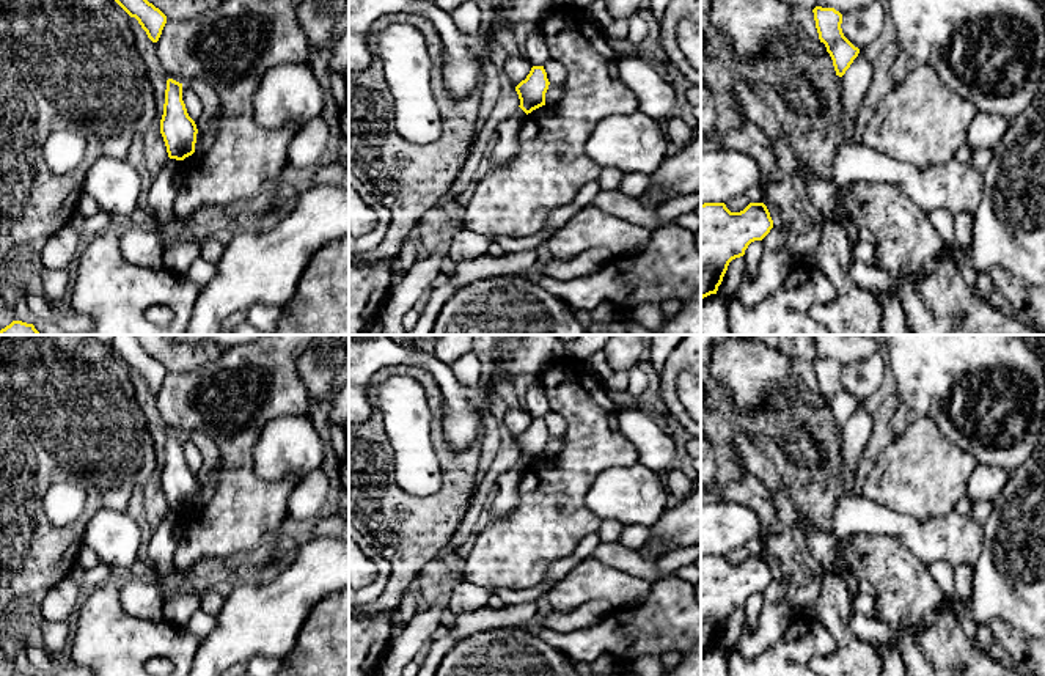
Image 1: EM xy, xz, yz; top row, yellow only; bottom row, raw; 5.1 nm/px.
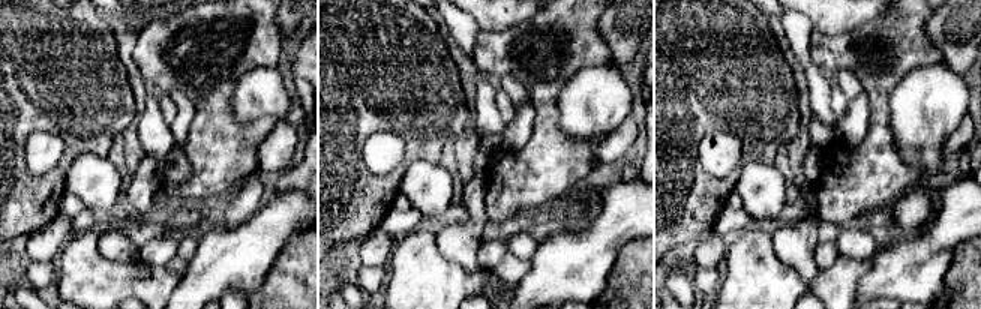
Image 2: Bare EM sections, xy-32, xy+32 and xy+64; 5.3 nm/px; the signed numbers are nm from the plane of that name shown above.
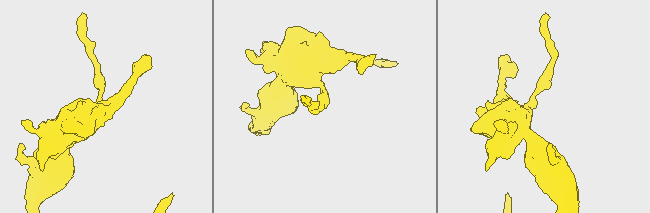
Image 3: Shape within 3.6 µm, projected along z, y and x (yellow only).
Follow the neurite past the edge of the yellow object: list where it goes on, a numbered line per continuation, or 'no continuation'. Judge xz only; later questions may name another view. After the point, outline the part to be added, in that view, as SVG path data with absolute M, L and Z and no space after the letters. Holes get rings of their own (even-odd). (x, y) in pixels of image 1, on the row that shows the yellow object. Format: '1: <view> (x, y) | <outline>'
no continuation

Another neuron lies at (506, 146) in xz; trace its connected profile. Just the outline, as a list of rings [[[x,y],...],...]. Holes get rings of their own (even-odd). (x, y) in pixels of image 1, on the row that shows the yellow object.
[[[519,107],[511,118],[500,124],[497,141],[492,146],[492,170],[500,171],[519,154],[519,134],[526,113]]]

